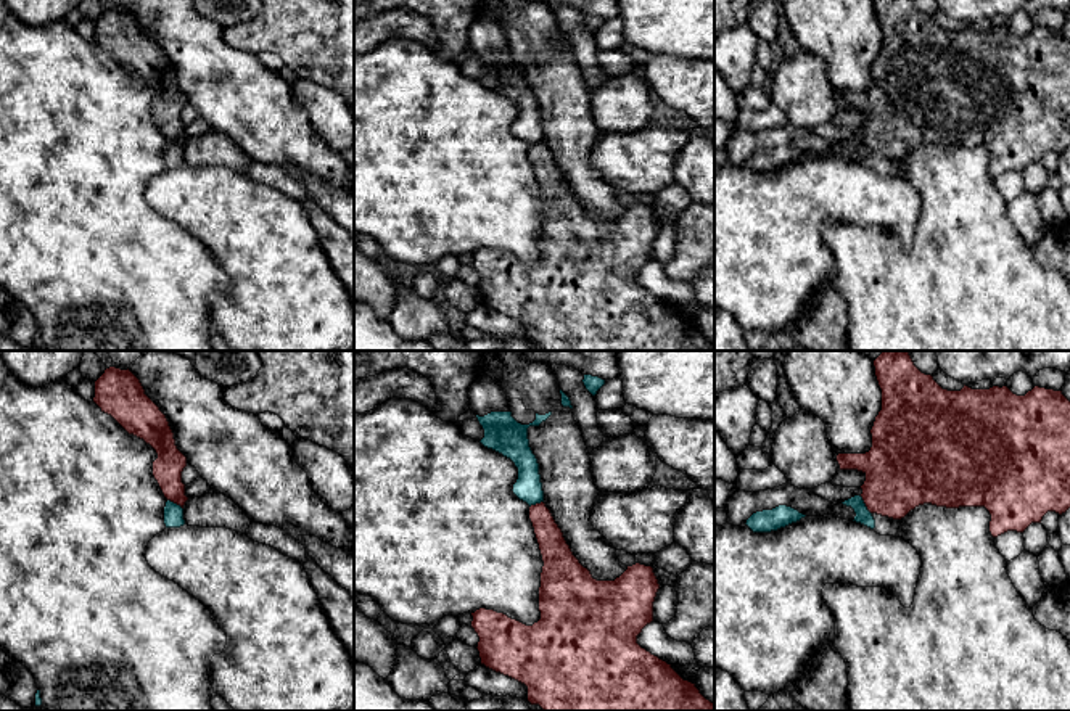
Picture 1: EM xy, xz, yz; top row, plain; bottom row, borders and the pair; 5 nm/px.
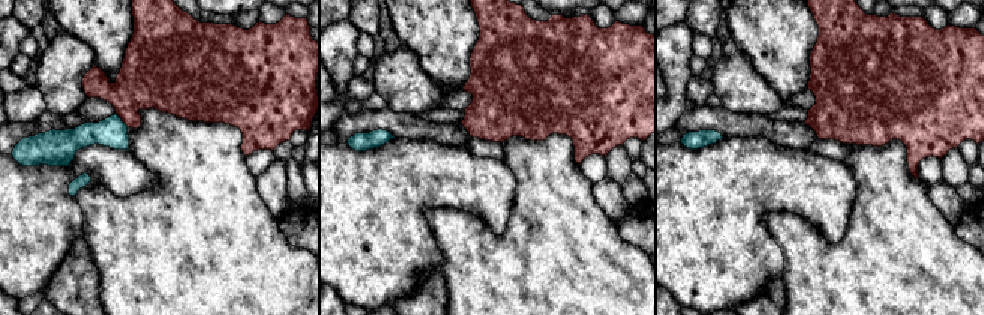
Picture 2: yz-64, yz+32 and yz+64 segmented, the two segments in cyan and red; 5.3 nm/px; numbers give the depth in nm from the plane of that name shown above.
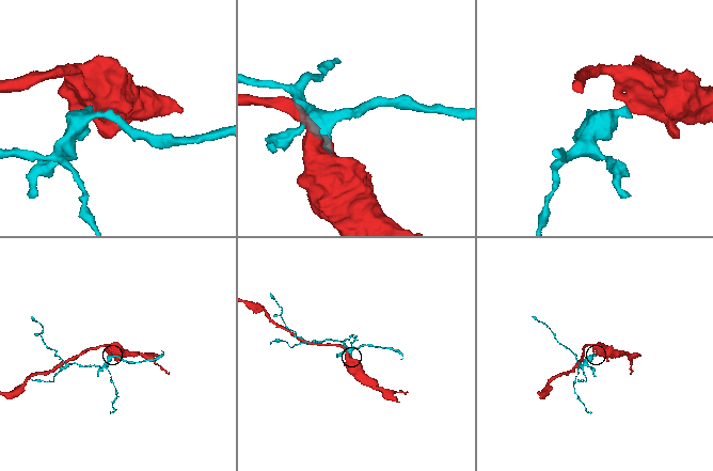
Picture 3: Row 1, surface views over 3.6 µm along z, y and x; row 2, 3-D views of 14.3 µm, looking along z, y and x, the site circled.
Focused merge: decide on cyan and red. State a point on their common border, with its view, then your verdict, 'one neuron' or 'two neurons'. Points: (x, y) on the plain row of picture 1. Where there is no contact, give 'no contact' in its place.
contact yz (864, 145); two neurons

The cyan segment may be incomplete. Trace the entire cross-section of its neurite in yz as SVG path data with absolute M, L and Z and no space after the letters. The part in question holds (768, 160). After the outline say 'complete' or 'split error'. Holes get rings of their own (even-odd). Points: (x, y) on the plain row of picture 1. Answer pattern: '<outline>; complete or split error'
M779 145L772 150L763 150L763 151L756 151L753 153L748 159L747 159L747 166L753 171L753 172L771 172L771 171L777 171L780 167L785 167L792 162L800 161L801 158L805 158L806 154L800 153L798 150L787 146L787 145Z; complete

